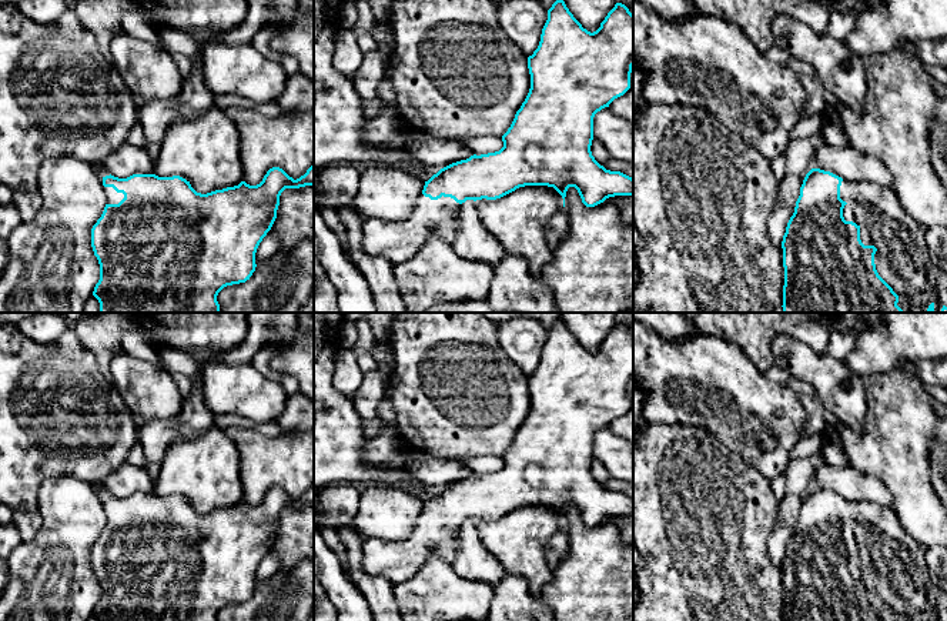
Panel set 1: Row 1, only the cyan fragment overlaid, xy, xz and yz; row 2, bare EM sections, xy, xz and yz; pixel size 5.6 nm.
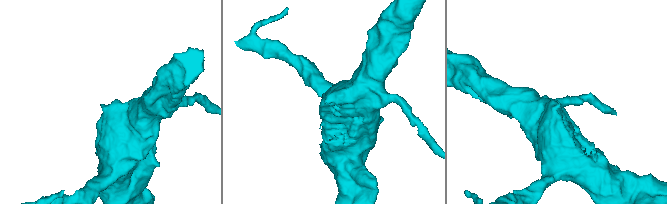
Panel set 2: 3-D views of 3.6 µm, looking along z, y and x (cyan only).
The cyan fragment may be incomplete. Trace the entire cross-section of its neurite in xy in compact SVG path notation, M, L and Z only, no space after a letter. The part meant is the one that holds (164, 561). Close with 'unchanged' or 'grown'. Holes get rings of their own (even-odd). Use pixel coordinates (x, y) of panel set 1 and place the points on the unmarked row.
M314 484L297 500L272 487L257 505L241 501L207 514L197 513L180 495L133 494L118 498L101 487L97 487L97 494L106 514L104 531L91 548L91 567L100 584L93 615L98 621L217 621L224 607L245 602L255 591L255 572L277 538L281 513L314 505Z; grown

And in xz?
M562 318L556 320L548 330L548 340L542 348L539 365L528 377L531 408L511 447L502 455L503 467L495 473L474 474L466 480L441 488L425 501L422 514L418 517L409 538L401 541L362 540L362 570L398 584L412 578L429 557L436 557L451 564L458 550L458 538L454 534L458 532L462 522L482 518L496 520L525 505L553 507L562 515L563 527L569 507L578 510L586 527L595 527L615 515L633 515L633 498L620 491L606 490L595 480L590 471L593 437L630 408L632 387L633 334L625 324L616 323L600 343L600 347L590 353L573 337Z; grown

